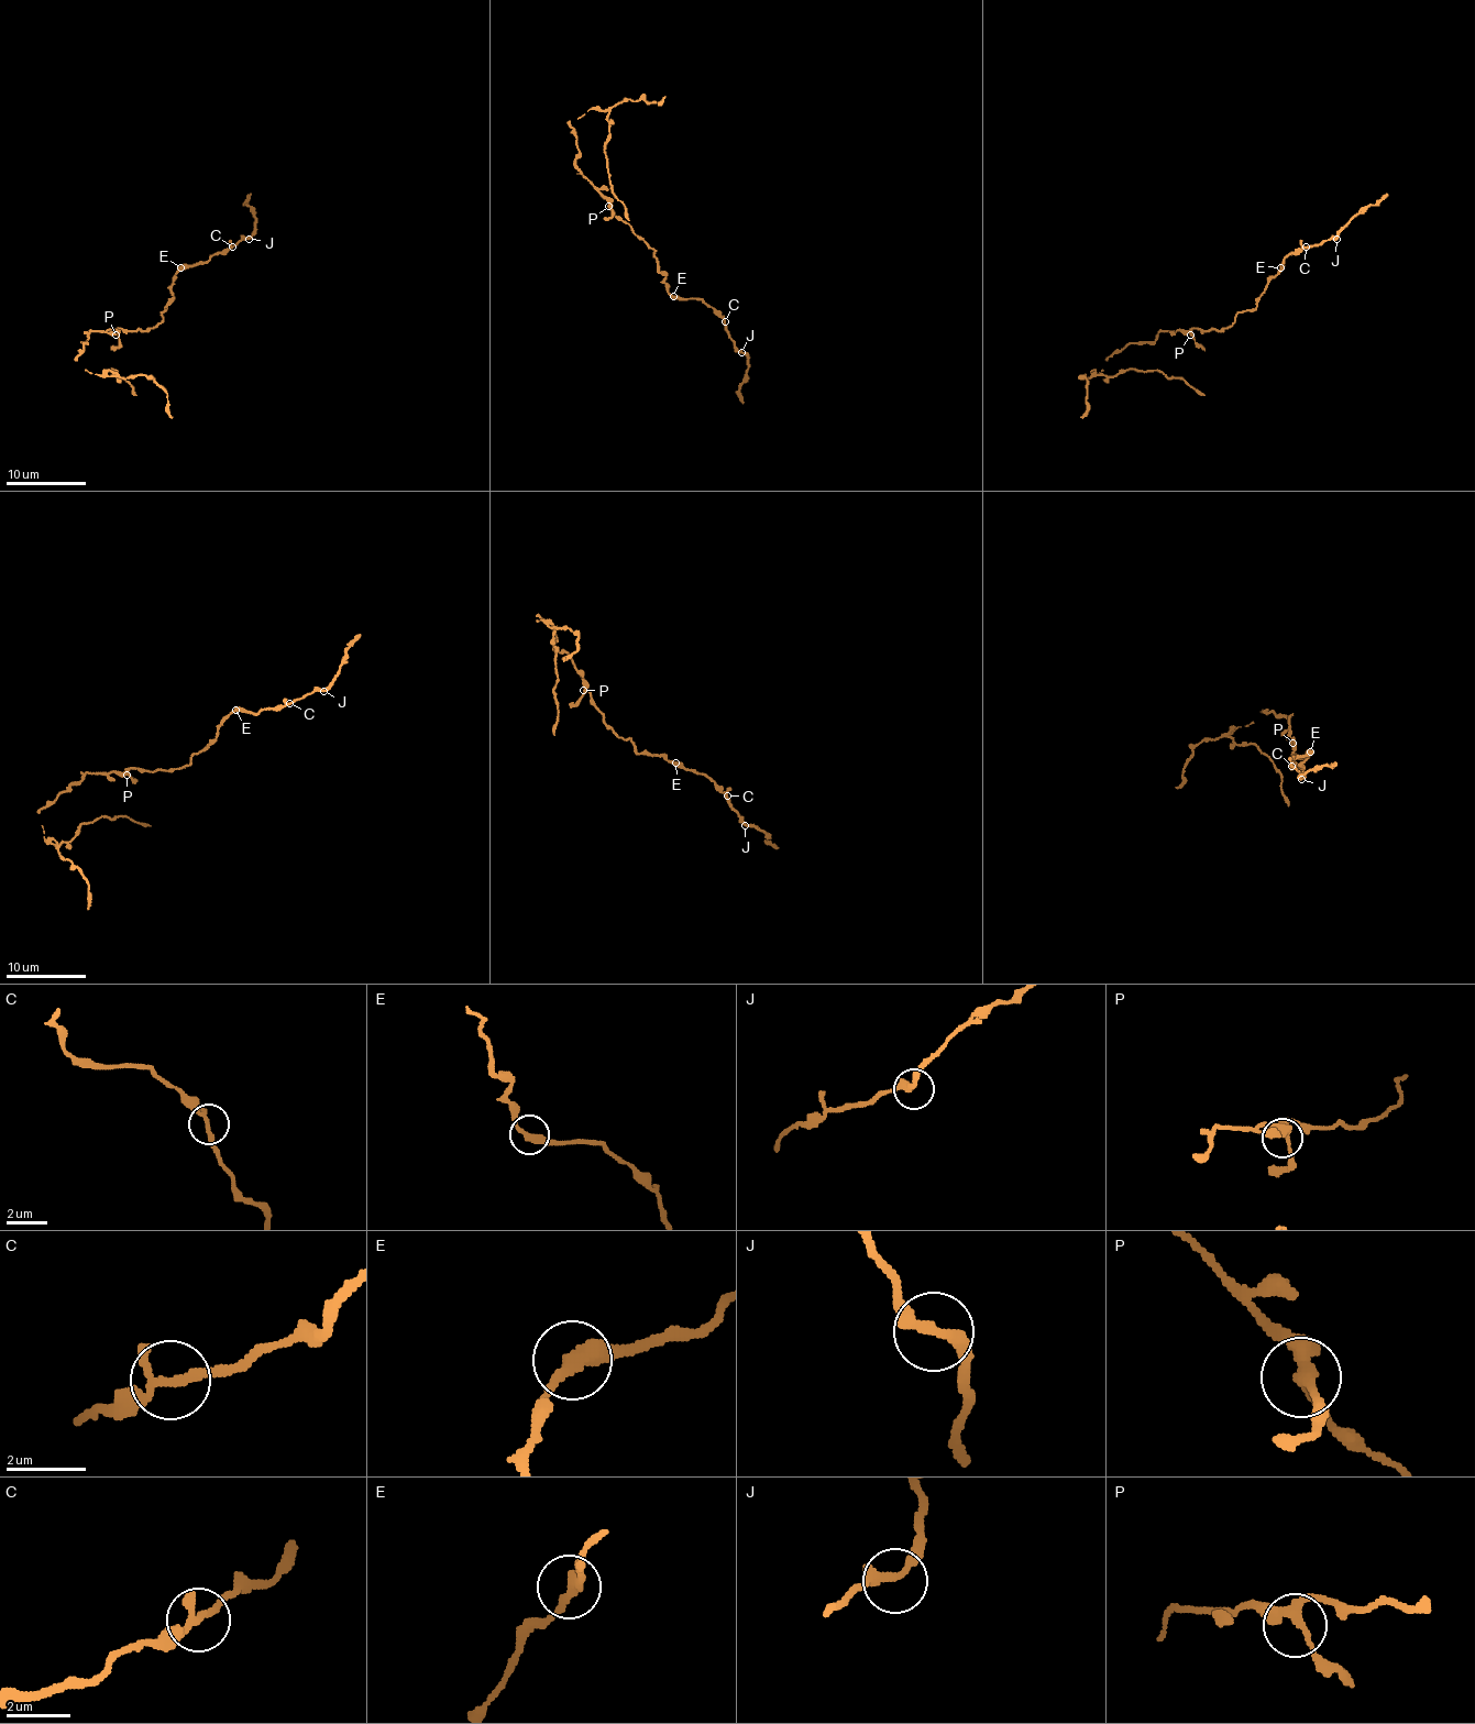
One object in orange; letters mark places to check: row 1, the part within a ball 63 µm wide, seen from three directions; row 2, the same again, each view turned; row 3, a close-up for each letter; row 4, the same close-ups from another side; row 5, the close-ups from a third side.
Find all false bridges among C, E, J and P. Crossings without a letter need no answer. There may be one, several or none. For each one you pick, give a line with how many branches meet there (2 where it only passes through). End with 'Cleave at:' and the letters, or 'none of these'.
Cleave at: none of these

